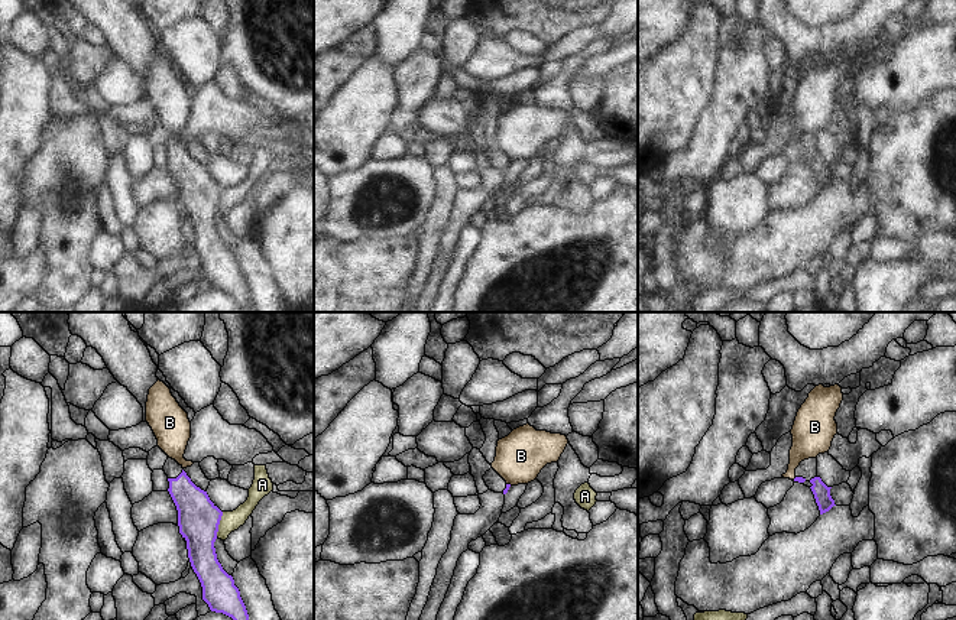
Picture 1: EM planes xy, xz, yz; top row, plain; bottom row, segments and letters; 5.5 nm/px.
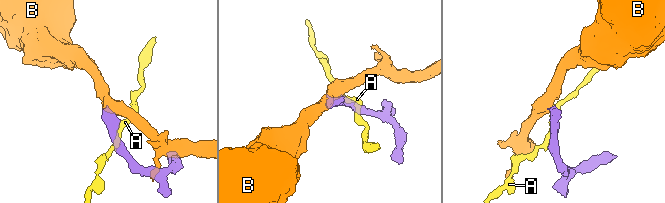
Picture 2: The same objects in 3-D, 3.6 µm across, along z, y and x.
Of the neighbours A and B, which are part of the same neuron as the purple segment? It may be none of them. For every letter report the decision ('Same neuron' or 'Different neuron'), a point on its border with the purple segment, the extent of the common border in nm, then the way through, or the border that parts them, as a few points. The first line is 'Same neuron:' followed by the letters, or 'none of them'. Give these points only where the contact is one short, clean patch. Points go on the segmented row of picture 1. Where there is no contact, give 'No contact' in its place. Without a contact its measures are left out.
Same neuron: none of them
A: Different neuron. Touches purple at xy (219, 523). Shared border 150 nm. Boundary: xy (223, 512), (216, 536)
B: Different neuron. Touches purple at xz (509, 484). Shared border 30 nm. Boundary: xz (506, 483), (511, 484).

